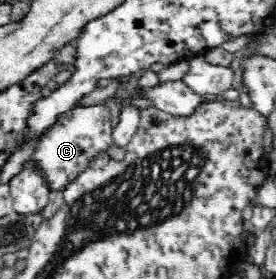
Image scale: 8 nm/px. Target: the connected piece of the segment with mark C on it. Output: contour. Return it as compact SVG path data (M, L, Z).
M96 103L96 106L75 106L71 110L62 112L57 116L52 126L38 138L34 152L29 156L35 170L41 172L45 184L52 192L62 192L68 184L72 184L94 162L98 154L107 151L113 146L110 142L110 126L98 126L108 124L108 106Z

